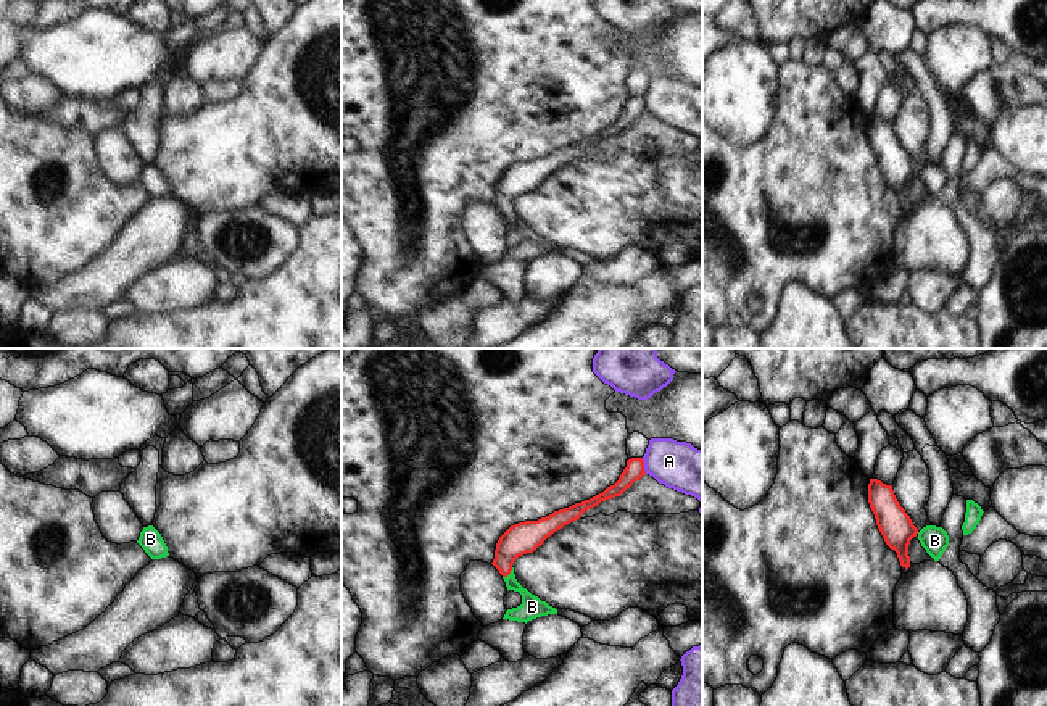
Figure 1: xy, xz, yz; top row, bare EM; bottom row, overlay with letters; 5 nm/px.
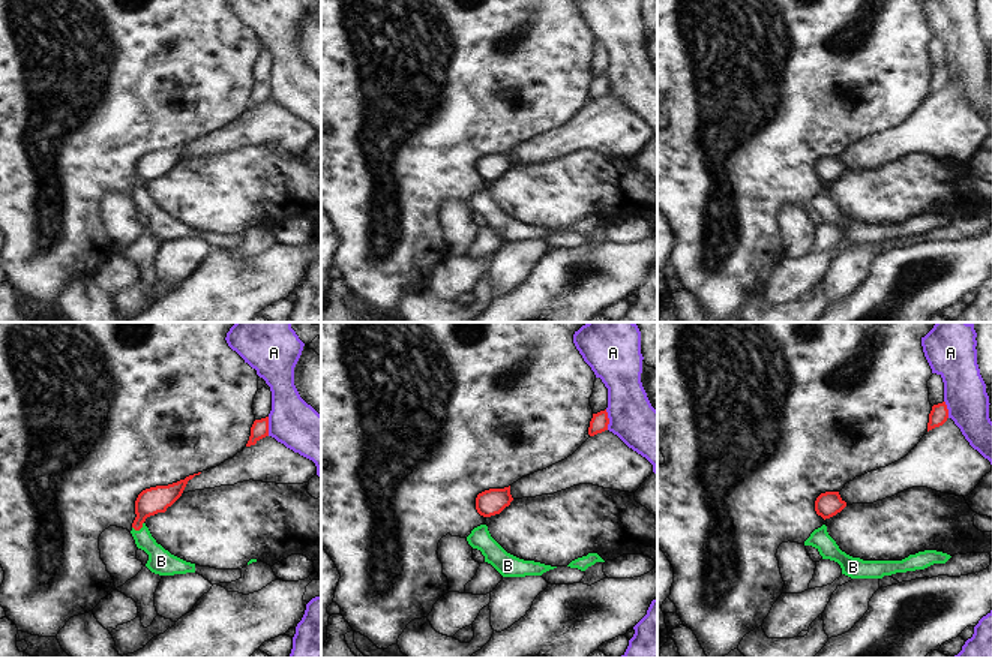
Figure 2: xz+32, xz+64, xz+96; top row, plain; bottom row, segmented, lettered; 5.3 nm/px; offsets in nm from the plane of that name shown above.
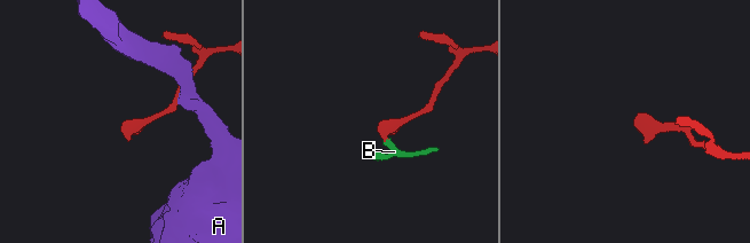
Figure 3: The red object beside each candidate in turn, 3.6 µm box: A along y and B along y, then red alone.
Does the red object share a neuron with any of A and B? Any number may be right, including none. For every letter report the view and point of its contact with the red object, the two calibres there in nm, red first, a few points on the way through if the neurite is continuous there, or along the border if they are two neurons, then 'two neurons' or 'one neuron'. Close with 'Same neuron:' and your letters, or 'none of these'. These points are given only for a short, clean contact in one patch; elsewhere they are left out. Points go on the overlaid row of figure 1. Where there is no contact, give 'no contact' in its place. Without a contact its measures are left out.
A: contact xz (643, 466); calibres 100 and 240 nm; border xz (641, 458), (646, 473); two neurons
B: contact xz (508, 574); calibres 160 and 110 nm; way xz (525, 537), (508, 555), (508, 574), (532, 606); one neuron
Same neuron: B

